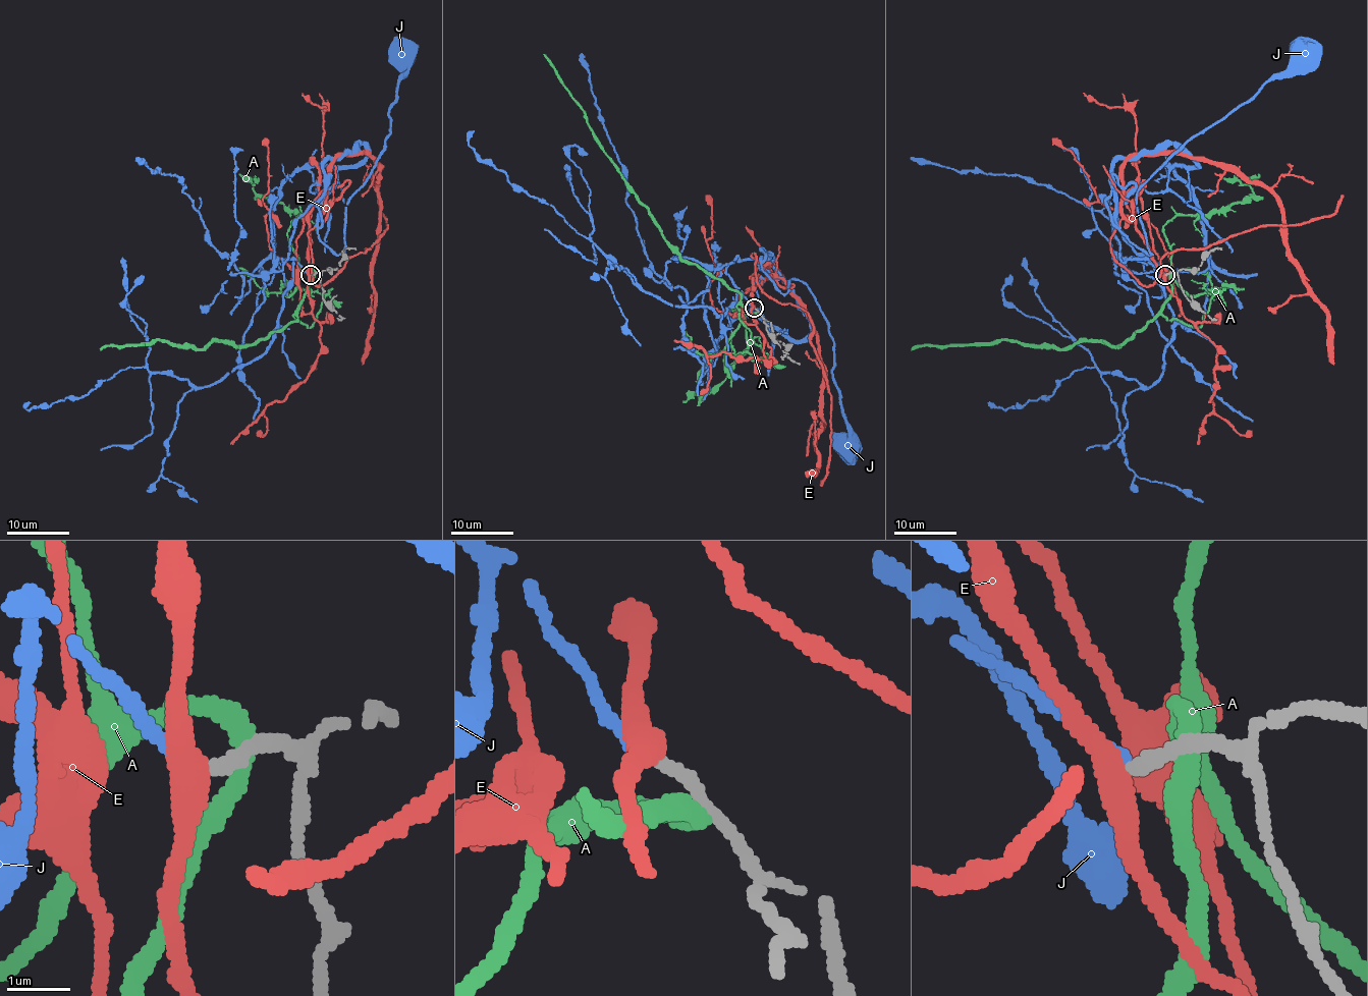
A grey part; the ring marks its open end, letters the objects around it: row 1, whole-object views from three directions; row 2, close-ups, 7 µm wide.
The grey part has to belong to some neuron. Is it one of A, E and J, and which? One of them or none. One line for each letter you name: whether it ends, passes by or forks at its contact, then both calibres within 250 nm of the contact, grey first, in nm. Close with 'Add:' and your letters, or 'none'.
J: it ends; calibres 200 and 190 nm
Add: J

